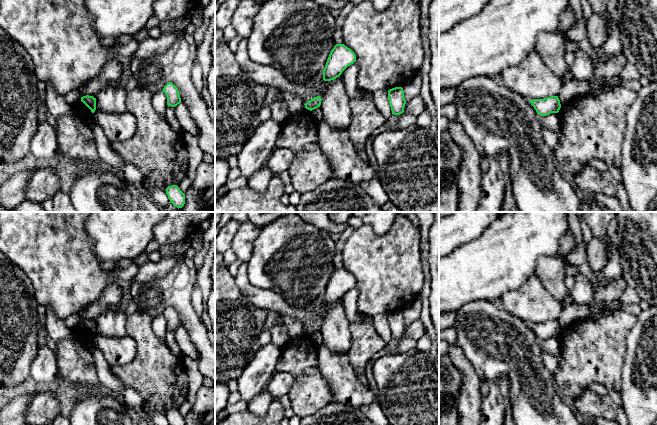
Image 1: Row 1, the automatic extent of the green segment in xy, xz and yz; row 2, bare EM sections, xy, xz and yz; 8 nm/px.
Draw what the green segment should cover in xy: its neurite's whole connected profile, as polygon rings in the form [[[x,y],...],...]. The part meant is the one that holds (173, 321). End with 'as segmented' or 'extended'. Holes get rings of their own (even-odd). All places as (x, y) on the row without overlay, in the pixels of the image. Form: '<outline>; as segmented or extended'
[[[168,306],[162,315],[166,318],[168,330],[175,331],[181,327],[178,312],[172,306]]]; as segmented

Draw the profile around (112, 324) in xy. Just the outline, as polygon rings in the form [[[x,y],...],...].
[[[119,307],[102,313],[96,319],[96,332],[106,338],[121,338],[128,335],[127,315]]]

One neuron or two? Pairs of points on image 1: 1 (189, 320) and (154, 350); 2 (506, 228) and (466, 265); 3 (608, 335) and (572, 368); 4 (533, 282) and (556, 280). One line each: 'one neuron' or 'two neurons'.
1: two neurons
2: one neuron
3: one neuron
4: two neurons

